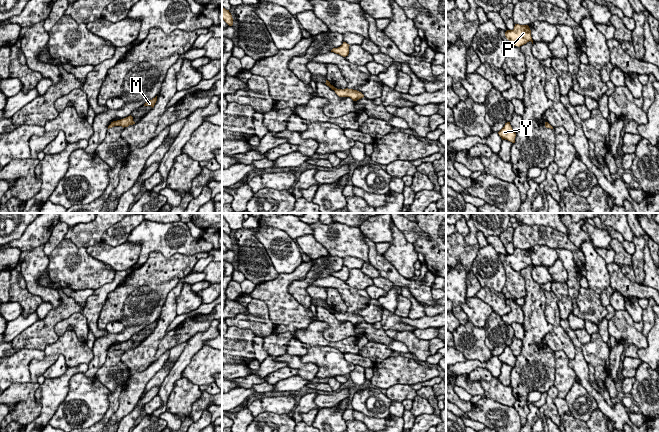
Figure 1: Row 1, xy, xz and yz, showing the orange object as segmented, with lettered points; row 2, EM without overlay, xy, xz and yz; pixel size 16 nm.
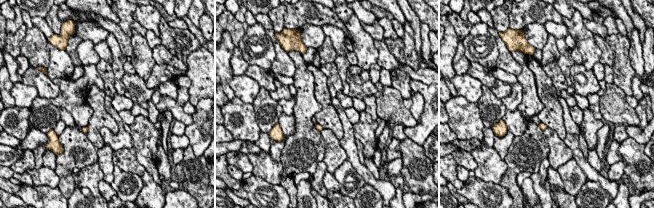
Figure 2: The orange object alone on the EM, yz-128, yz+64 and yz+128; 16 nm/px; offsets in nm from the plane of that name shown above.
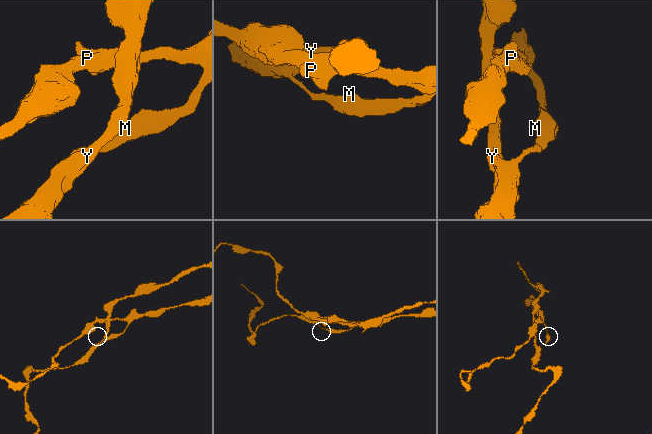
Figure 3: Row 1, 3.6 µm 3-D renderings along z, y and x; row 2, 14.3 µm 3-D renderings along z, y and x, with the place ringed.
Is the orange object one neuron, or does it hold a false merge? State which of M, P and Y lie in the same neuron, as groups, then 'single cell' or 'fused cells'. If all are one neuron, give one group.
M P / Y; fused cells

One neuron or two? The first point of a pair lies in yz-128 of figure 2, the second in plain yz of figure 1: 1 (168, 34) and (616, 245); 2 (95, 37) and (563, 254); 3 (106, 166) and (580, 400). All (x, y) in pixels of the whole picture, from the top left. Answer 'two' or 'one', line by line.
1: one
2: two
3: two

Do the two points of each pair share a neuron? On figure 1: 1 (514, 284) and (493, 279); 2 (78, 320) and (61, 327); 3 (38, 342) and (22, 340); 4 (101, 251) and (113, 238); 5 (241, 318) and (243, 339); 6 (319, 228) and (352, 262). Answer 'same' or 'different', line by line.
1: different
2: same
3: same
4: different
5: different
6: different

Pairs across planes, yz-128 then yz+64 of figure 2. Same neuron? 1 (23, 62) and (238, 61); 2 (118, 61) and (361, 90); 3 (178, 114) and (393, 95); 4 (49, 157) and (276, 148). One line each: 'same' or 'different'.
1: same
2: different
3: same
4: same

